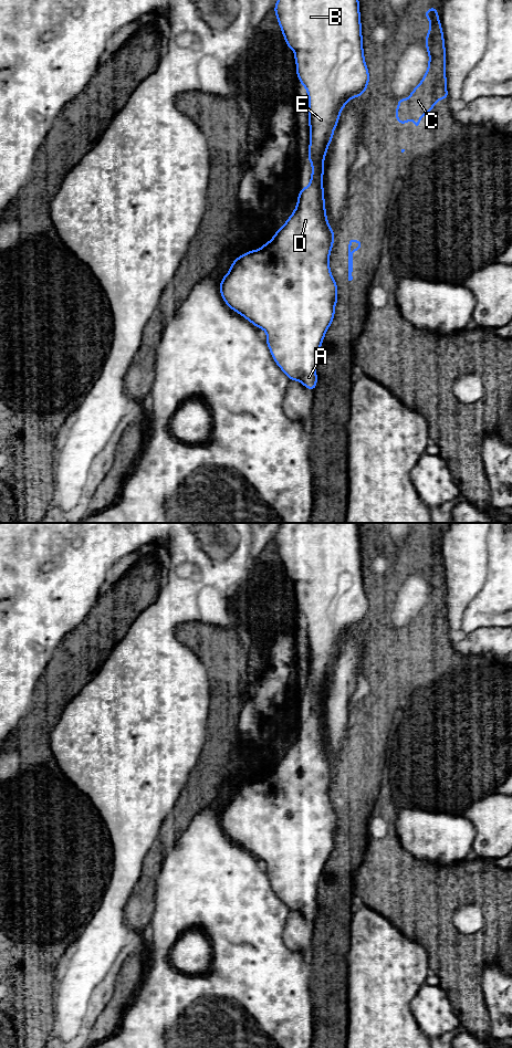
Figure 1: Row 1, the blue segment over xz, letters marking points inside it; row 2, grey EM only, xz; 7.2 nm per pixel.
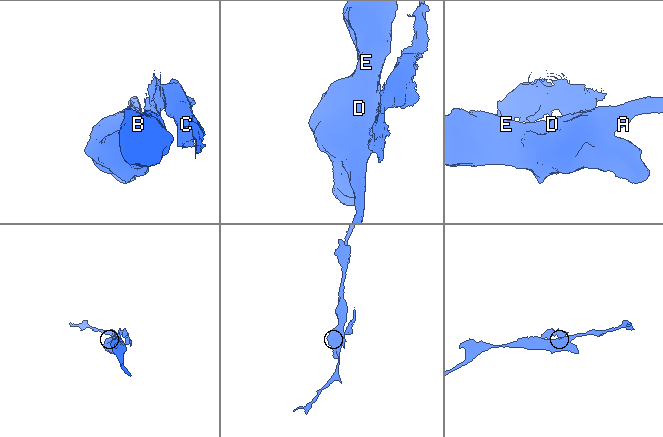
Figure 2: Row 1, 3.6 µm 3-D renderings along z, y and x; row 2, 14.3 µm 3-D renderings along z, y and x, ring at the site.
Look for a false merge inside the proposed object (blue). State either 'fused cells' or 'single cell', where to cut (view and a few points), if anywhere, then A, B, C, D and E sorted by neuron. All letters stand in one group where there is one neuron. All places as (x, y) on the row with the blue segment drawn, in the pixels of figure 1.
fused cells; cut xz (333, 231), (331, 247); groups A B D E / C

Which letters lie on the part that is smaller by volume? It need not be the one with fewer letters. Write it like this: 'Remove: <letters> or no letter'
Remove: C

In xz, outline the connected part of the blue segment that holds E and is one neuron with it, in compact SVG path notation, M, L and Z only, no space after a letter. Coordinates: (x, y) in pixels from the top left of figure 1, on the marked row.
M278 0L274 6L276 20L285 44L295 53L296 77L300 78L309 97L310 145L309 159L312 164L310 185L302 188L297 203L286 222L273 238L259 250L233 260L229 272L222 277L219 287L224 303L236 313L267 333L267 345L271 356L290 380L300 381L314 391L317 385L316 364L318 352L334 317L338 289L330 269L333 230L328 223L323 176L324 159L331 145L344 106L354 97L364 95L368 87L369 71L365 63L359 0Z

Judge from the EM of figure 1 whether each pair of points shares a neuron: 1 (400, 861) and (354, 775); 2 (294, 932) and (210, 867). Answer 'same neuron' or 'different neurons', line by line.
1: different neurons
2: different neurons

